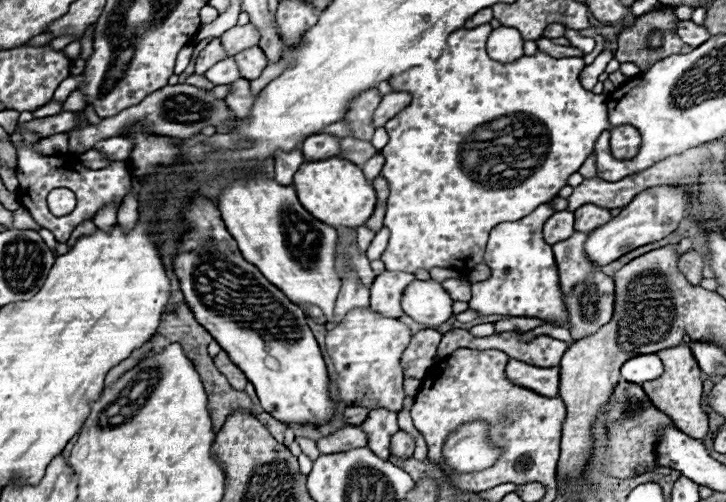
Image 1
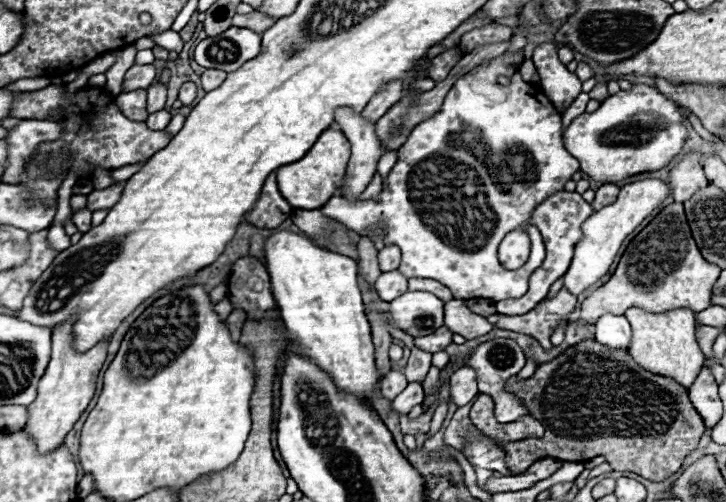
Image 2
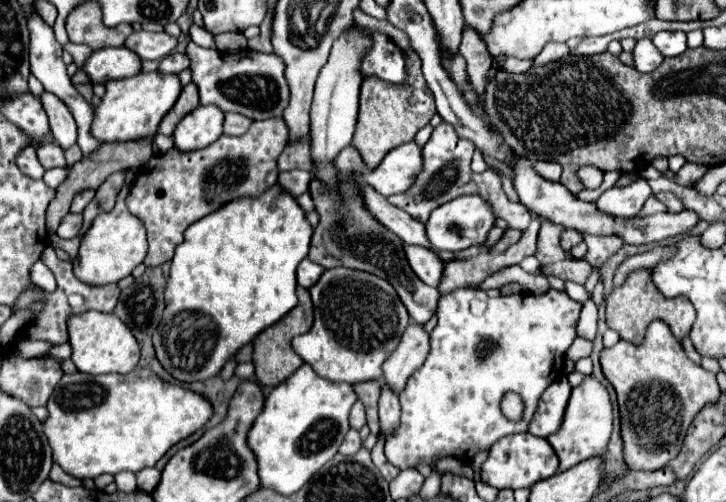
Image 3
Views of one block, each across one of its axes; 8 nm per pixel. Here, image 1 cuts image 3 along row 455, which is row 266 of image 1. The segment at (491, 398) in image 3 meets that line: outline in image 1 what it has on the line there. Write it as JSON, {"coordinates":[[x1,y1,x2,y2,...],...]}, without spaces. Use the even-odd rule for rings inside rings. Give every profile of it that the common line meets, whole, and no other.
{"coordinates":[[490,24,476,26,476,28,470,28,470,30,460,28,460,30,452,32,452,36,448,36,446,48,437,60,426,60,423,65,408,68,408,70,400,72,400,76,394,76,392,80,389,80,389,84,392,84,394,90,410,92,412,102,410,102,410,106,406,106,400,114,396,114,386,124,390,140,384,146,384,150,380,152,386,158,380,176,386,178,386,182,390,186,390,196,388,196,388,204,386,204,386,216,384,216,384,226,390,230,390,238,388,238,386,250,380,258,386,264,386,270,398,270,398,272,410,272,412,274,416,270,454,268,462,274,470,274,478,264,484,264,484,250,486,250,486,242,488,242,488,232,496,224,510,222,510,220,520,220,520,218,528,216,528,212,532,212,532,208,536,208,536,206,544,204,546,200,552,200,554,196,558,196,560,188,564,188,568,184,566,182,568,176,578,172,578,168,584,164,584,160,592,154,596,136,600,136,600,132,604,128,608,128,606,96,596,96,596,94,592,94,592,92,588,92,580,86,578,74,584,68,582,58,552,58,544,52,538,52,534,56,522,56,520,60,516,60,512,64,500,64,486,54,486,40,488,40,490,32,492,32],[520,114,524,114,524,130,520,130]]}

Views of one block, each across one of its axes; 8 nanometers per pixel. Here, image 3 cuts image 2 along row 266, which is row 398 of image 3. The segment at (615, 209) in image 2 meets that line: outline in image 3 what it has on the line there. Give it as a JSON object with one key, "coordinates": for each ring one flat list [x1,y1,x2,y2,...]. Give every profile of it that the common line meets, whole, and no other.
{"coordinates":[[586,376,582,384,572,390,568,408,564,412,564,424,560,424,560,430,556,430,552,436,546,436,546,440,560,458,560,470,568,470,588,458,600,456,606,450,610,434,612,434,612,402,608,390,592,376]]}

